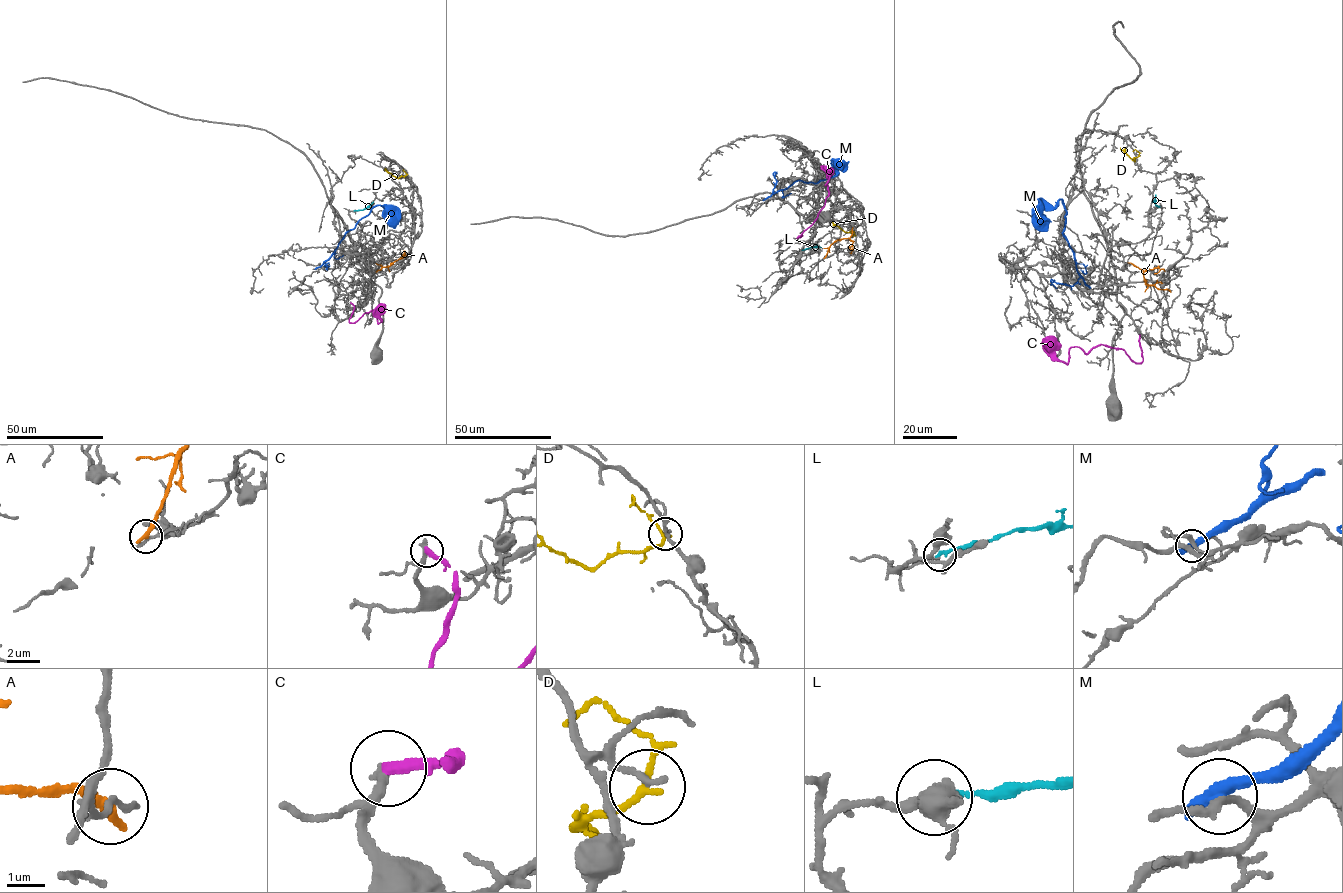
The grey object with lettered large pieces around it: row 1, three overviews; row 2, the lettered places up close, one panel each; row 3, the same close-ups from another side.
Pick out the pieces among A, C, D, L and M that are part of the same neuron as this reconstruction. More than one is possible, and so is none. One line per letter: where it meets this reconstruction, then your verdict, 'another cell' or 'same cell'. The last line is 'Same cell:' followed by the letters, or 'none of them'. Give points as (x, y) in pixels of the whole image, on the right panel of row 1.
A: meets grey at (1170, 290); another cell
C: meets grey at (1140, 335); another cell
D: meets grey at (1139, 156); another cell
L: meets grey at (1159, 207); same cell
M: meets grey at (1089, 286); another cell
Same cell: L

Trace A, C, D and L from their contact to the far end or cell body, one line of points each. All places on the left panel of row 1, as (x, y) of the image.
A: (377, 271), (400, 258)
C: (351, 302), (354, 305), (349, 321), (351, 322), (375, 310), (379, 316), (380, 311), (378, 323), (383, 303)
D: (407, 174), (397, 178), (384, 168)
L: (354, 211), (366, 209), (373, 202)

